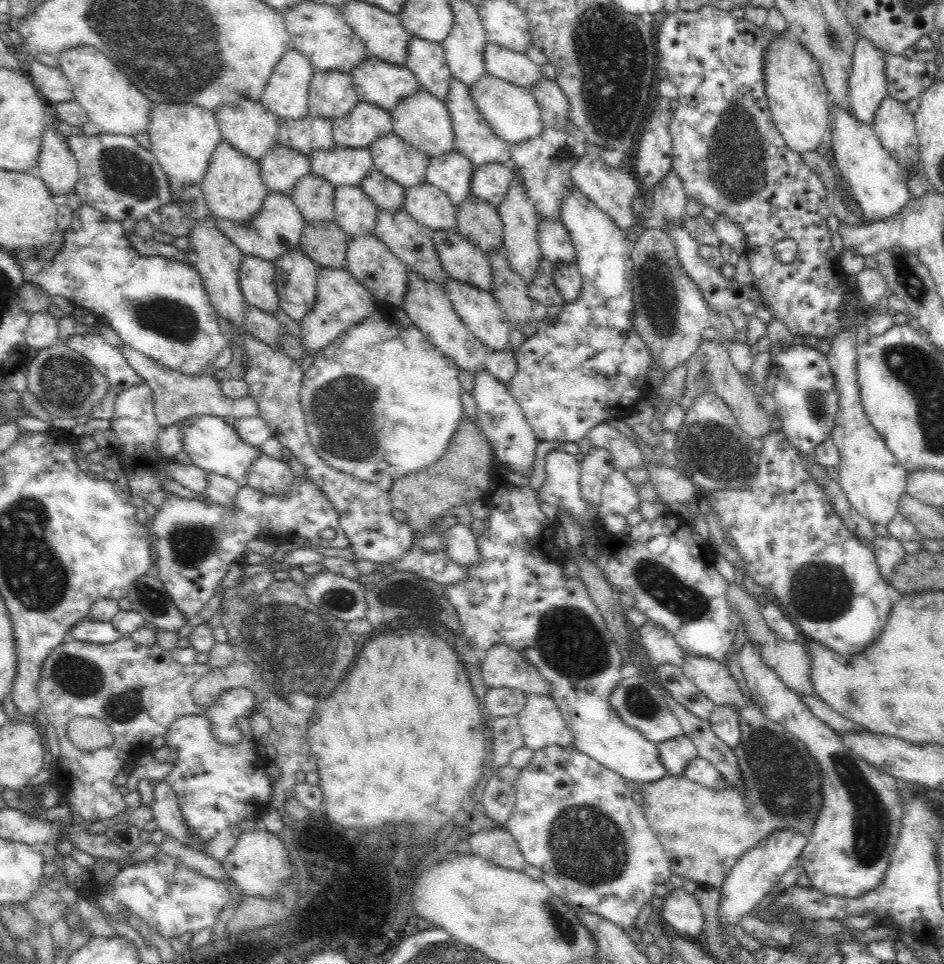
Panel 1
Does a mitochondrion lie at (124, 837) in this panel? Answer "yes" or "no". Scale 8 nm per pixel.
no

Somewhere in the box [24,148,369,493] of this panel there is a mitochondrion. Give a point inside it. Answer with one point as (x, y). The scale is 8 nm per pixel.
(65, 380)

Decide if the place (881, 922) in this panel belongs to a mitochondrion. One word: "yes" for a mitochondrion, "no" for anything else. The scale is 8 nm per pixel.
no

